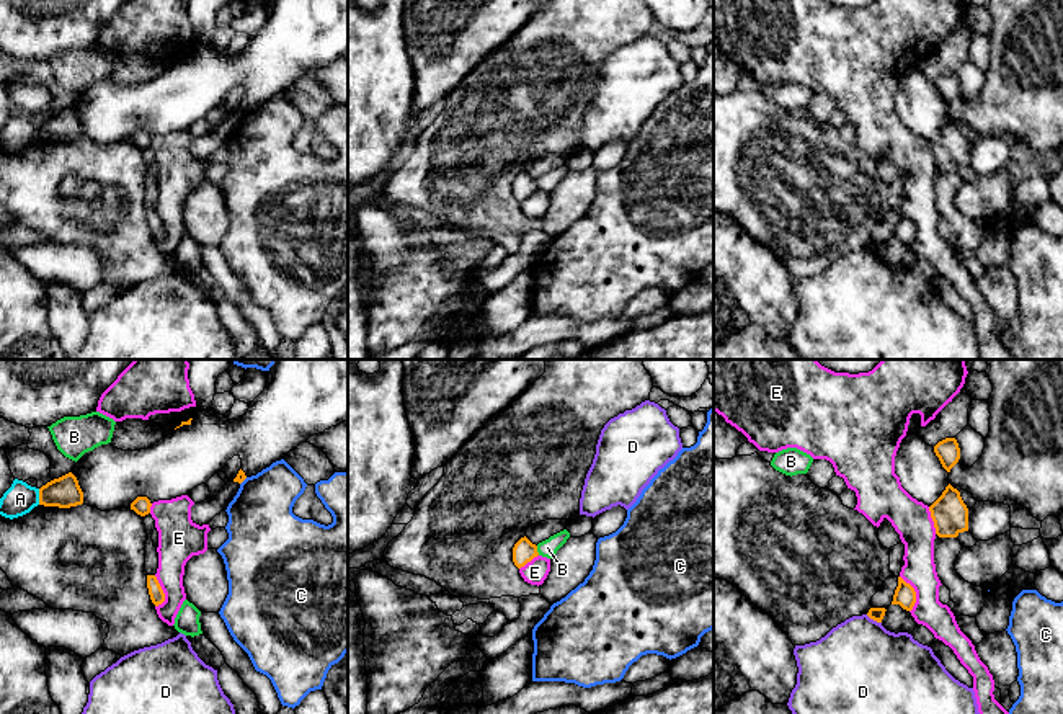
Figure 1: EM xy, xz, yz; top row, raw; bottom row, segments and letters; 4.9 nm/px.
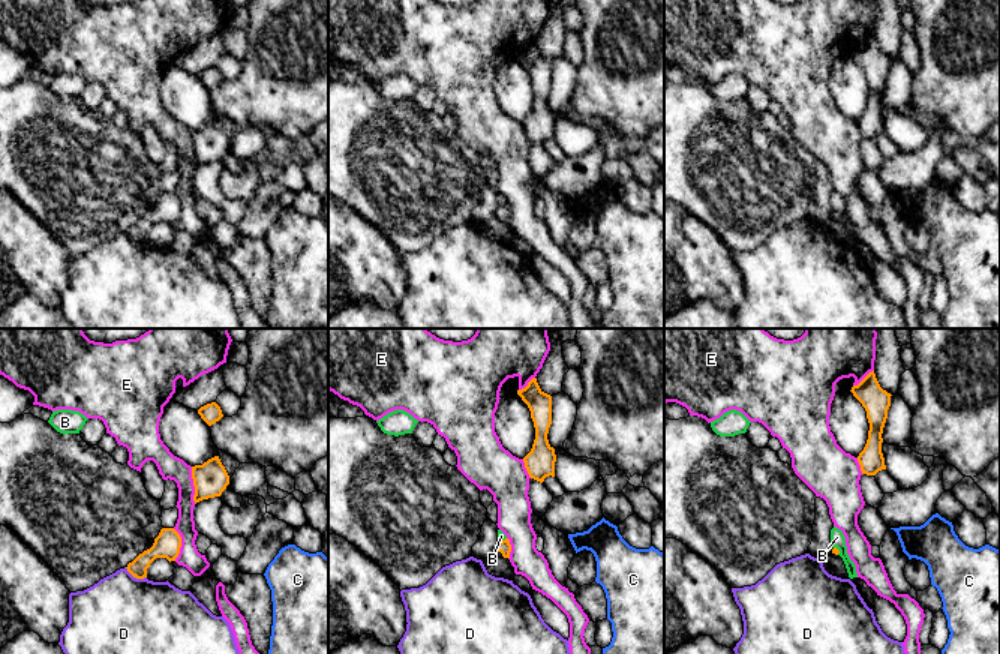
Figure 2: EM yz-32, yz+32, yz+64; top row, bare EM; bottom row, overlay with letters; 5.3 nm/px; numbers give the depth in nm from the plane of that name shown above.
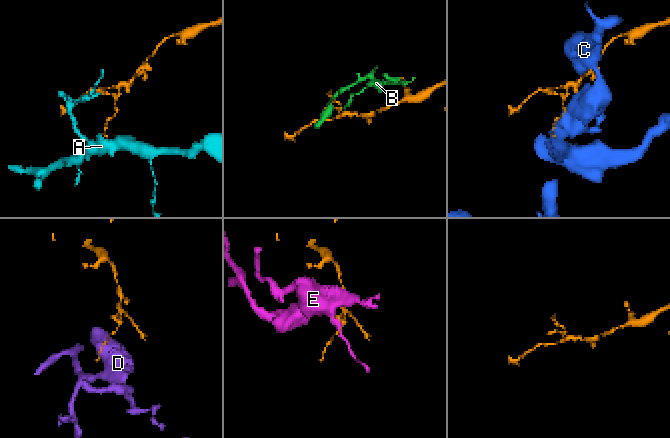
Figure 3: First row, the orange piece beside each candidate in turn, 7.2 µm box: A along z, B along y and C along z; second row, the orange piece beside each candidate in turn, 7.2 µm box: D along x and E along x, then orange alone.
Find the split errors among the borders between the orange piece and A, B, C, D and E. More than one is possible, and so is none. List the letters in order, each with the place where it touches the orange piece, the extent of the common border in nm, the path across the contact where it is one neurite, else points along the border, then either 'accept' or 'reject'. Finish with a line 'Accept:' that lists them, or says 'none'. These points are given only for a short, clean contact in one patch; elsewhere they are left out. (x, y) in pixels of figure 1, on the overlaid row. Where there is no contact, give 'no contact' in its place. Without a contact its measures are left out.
A: contact xy (40, 497); length 80 nm; reject
B: contact xz (536, 551); length 50 nm; border xz (536, 546), (539, 554); reject
C: contact xy (244, 479); length 50 nm; reject
D: contact yz (874, 620); length 90 nm; reject
E: contact yz (915, 593); length 190 nm; reject
Accept: none

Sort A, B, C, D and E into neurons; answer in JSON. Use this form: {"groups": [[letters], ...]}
{"groups": [["A"], ["B"], ["C"], ["D"], ["E"]]}

